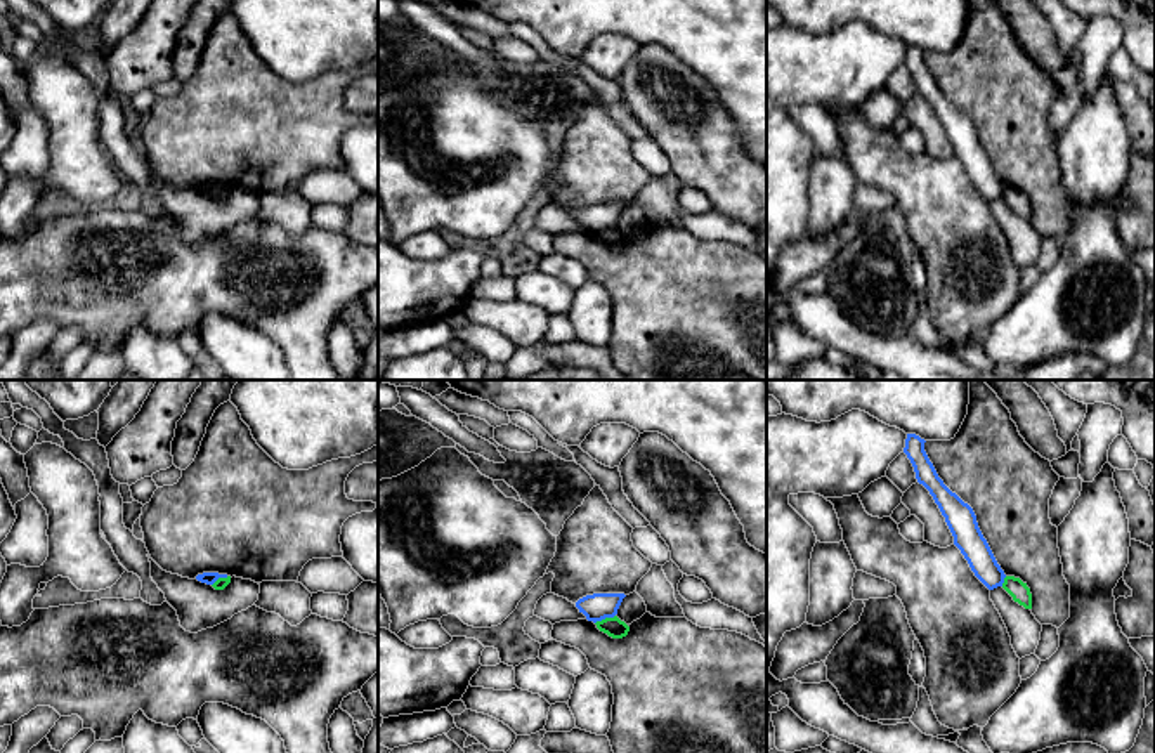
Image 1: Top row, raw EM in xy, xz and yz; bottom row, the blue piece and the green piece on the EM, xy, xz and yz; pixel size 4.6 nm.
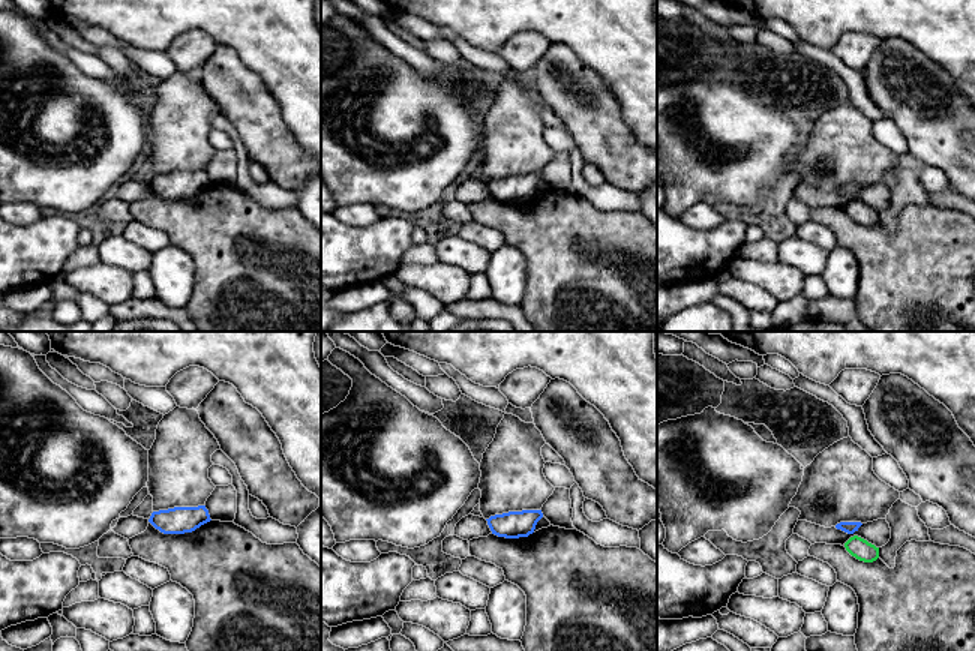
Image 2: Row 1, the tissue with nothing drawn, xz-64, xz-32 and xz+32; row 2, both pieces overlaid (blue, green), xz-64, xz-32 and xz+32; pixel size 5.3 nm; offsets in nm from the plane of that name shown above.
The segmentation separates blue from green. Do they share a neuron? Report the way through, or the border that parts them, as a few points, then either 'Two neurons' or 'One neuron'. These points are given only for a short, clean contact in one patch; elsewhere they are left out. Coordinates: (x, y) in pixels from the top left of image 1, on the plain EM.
Boundary: xz (614, 226), (595, 235). Two neurons

